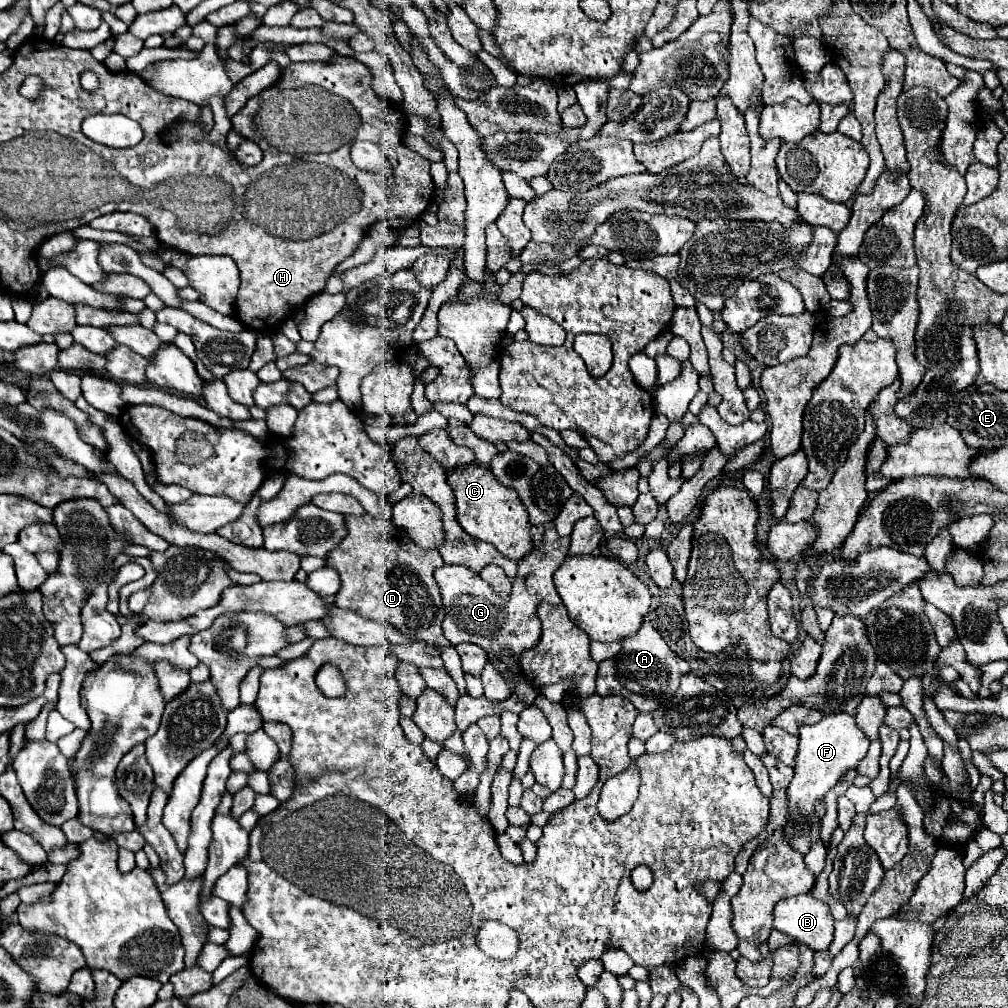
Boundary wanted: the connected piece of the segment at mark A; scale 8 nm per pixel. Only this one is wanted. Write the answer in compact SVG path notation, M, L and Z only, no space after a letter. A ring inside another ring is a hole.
M644 621L640 631L622 641L622 651L614 659L606 659L598 665L596 675L596 693L598 695L622 695L632 701L640 713L654 711L664 701L672 699L678 691L680 677L690 671L688 661L678 657L662 639L662 635L652 627L650 621Z

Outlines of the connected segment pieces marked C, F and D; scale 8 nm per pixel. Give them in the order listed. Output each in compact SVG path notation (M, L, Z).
M474 463L454 469L448 473L448 485L454 491L458 523L470 537L492 543L504 557L512 561L524 559L532 551L532 533L526 507L522 505L518 493L512 487L498 483L488 467Z
M848 713L824 715L816 725L800 727L800 747L796 755L794 779L788 787L788 825L784 827L784 837L792 841L796 851L808 853L810 841L820 839L820 819L814 813L814 805L840 781L840 777L858 765L858 761L868 751L868 737L856 725L856 719Z
M372 515L346 517L348 535L344 541L326 557L326 565L338 569L342 577L342 589L336 595L336 605L372 619L378 623L390 623L412 639L440 647L452 643L442 633L442 599L440 589L434 581L434 569L442 567L444 561L438 551L420 549L412 539L402 535L390 521L374 519Z

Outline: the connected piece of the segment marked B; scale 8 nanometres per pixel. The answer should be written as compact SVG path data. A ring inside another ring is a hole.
M796 895L776 903L774 929L786 933L796 943L808 945L812 951L824 951L832 943L832 937L834 937L834 917L830 915L830 907L826 907L826 903L814 899L812 895Z

